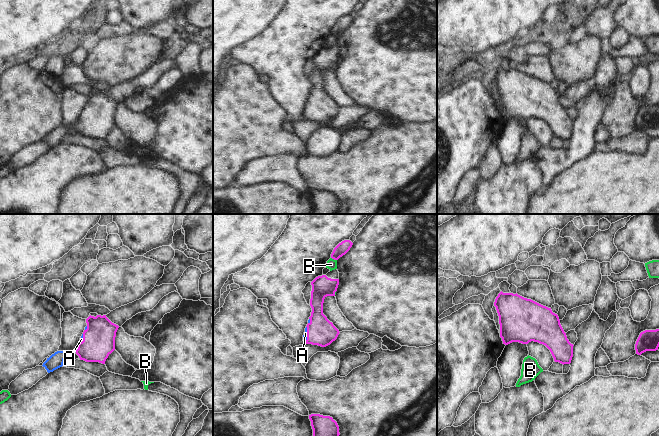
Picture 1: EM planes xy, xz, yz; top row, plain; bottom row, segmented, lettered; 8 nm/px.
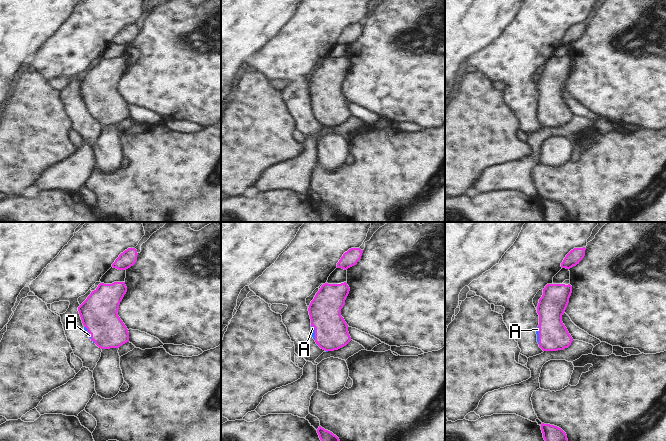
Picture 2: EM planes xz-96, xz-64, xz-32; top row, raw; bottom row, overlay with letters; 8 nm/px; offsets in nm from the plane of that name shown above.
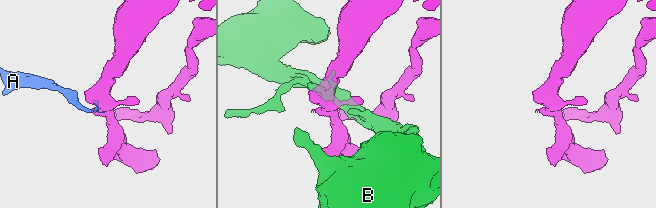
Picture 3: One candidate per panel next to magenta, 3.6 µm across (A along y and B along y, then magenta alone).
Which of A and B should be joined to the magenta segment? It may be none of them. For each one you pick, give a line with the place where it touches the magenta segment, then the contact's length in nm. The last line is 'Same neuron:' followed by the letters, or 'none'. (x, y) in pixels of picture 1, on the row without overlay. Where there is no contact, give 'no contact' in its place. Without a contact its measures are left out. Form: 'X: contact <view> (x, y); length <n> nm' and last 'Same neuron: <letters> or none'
A: contact xz (307, 110); length 130 nm
Same neuron: A

